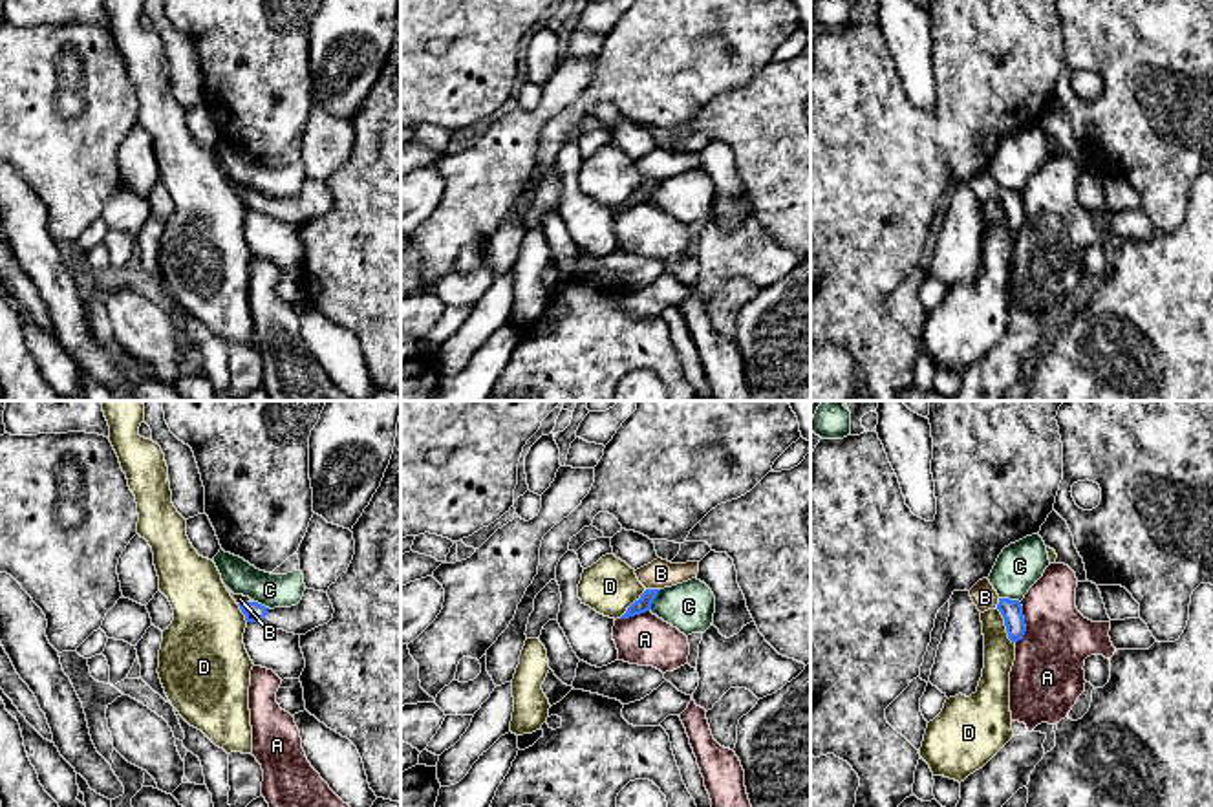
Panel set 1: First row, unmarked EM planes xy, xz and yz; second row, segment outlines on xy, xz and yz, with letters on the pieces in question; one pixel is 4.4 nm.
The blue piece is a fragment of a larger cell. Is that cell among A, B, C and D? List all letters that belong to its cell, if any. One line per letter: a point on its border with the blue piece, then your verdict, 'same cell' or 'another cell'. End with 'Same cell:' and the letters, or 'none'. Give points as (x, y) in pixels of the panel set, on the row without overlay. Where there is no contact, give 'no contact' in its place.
A: meets blue in yz at (1023, 213); another cell
B: meets blue in xz at (654, 180); another cell
C: meets blue in xz at (654, 189); another cell
D: meets blue in yz at (1005, 215); another cell
Same cell: none

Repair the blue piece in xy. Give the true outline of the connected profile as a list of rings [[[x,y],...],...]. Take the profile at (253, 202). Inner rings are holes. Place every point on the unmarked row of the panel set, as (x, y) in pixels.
[[[307,179],[302,190],[291,198],[269,199],[258,192],[238,194],[247,212],[263,212],[276,220],[284,220],[295,225],[306,225],[307,221],[327,214],[333,209],[333,194],[324,181]]]

